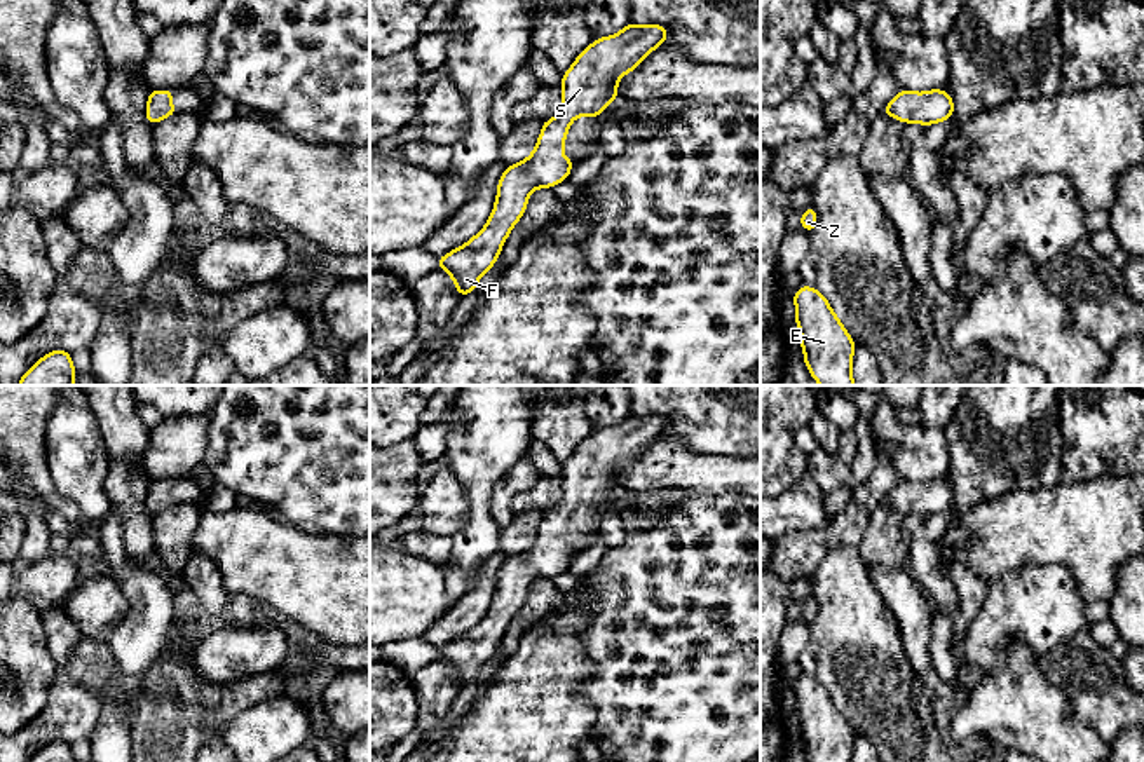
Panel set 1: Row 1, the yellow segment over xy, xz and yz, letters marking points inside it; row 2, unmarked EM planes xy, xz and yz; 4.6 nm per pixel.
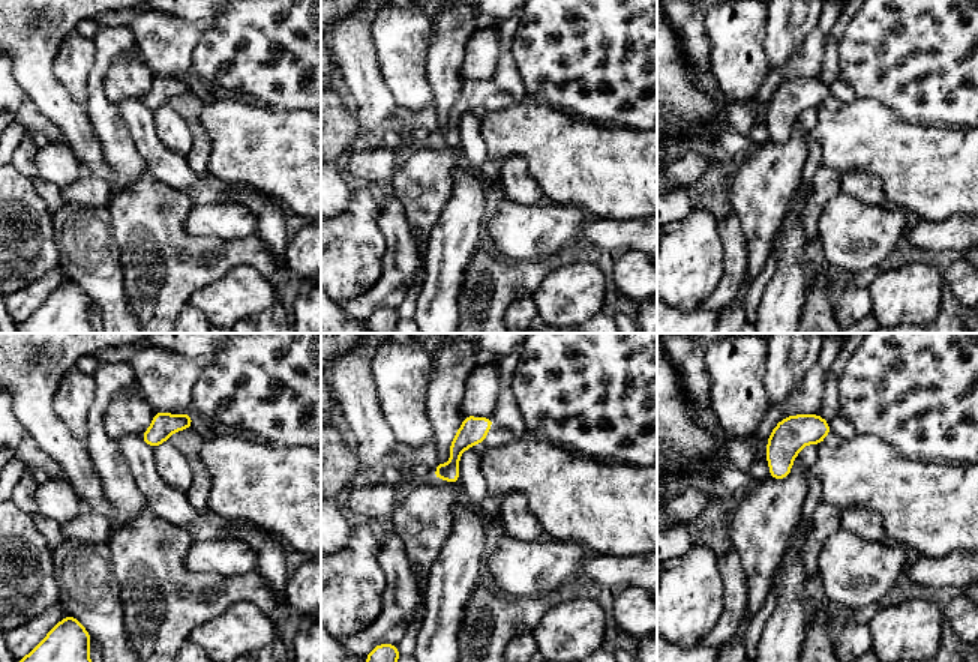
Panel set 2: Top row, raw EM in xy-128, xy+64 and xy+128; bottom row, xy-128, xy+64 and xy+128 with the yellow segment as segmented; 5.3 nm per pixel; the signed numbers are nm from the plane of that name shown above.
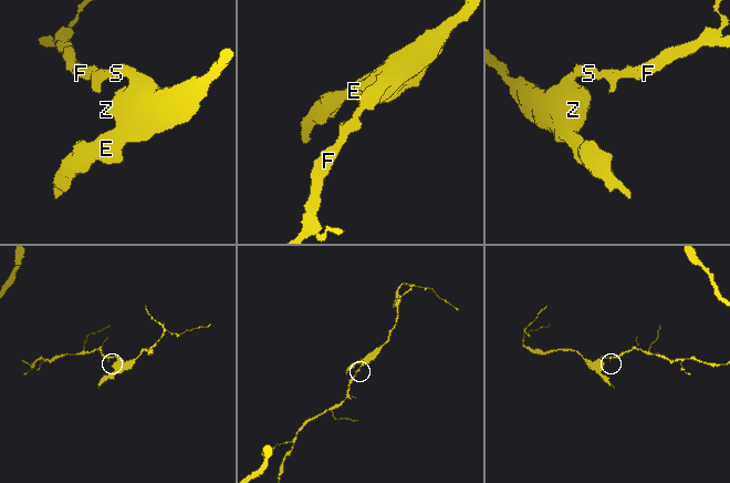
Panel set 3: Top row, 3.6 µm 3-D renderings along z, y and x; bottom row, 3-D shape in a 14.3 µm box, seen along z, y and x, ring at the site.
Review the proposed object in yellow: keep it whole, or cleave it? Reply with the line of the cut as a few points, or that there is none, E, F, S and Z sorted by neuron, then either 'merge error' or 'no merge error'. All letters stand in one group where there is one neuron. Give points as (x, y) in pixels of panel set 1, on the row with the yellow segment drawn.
no cut; E F S Z; no merge error

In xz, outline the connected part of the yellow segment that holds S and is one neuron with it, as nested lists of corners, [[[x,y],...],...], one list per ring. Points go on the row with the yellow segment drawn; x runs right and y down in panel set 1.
[[[630,21],[619,33],[596,38],[579,52],[560,84],[560,113],[542,122],[534,152],[504,169],[485,227],[438,260],[438,267],[450,274],[460,296],[473,293],[480,277],[494,267],[509,232],[527,211],[528,195],[569,178],[574,162],[563,155],[563,143],[572,120],[584,115],[598,119],[619,96],[619,78],[663,45],[666,37],[668,28],[661,24],[638,26]]]

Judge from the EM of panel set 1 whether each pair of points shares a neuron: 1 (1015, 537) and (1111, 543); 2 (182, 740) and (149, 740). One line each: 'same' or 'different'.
1: same
2: same

